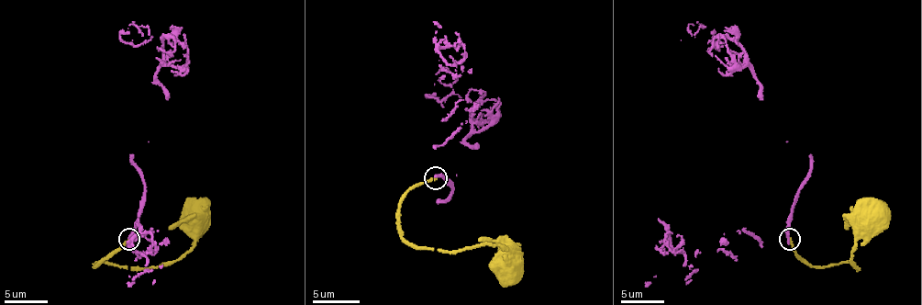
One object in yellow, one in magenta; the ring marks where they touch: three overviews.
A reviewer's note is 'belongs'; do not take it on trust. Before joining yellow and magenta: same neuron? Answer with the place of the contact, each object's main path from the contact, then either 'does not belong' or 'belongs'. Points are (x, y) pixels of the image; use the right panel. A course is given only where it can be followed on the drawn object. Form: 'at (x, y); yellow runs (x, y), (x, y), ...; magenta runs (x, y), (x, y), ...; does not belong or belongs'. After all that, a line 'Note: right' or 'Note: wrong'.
at (790, 239); yellow runs (789, 239), (794, 250), (815, 267), (849, 263), (858, 267), (851, 261), (851, 248), (869, 224), (871, 213); magenta runs (789, 239), (811, 157), (787, 142), (748, 56), (724, 36), (707, 51), (714, 36), (698, 23), (681, 40); does not belong
Note: wrong

